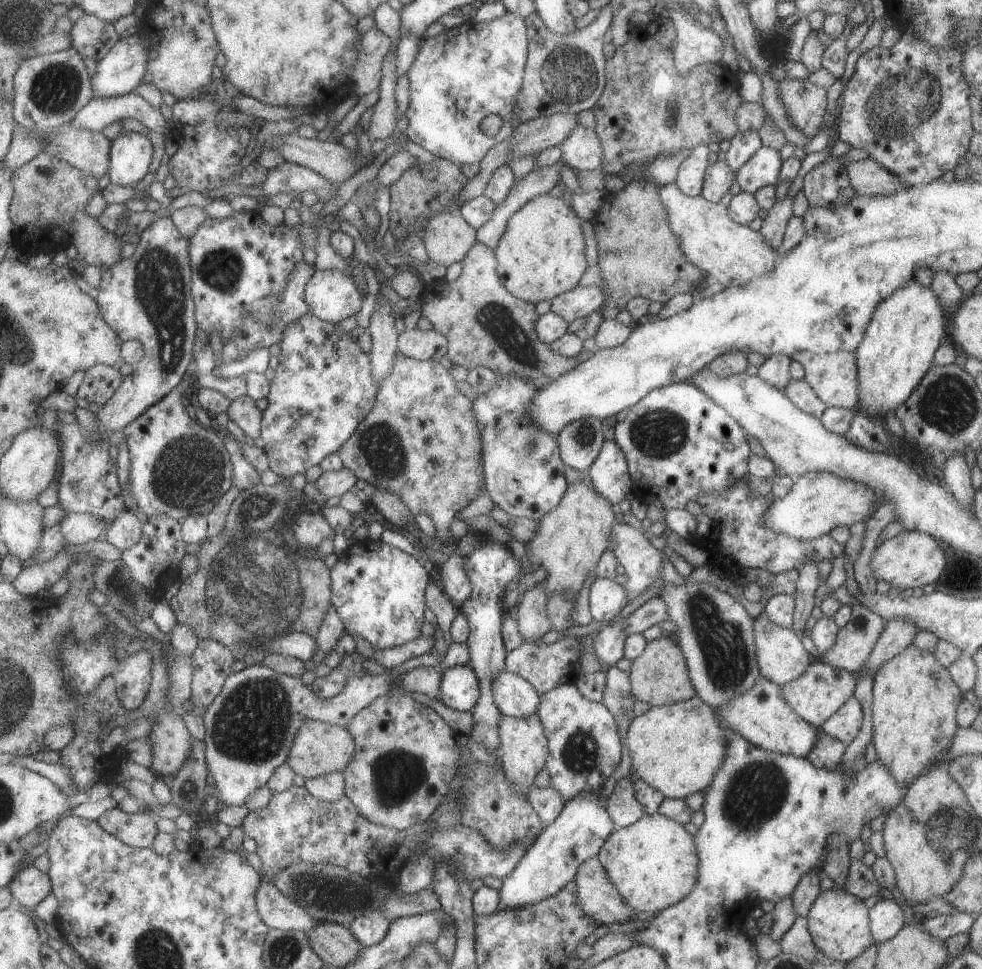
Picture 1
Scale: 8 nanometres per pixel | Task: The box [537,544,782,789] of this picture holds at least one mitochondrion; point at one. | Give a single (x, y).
(726, 661)

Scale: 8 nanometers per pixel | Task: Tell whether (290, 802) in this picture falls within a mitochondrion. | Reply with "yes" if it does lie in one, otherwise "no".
no

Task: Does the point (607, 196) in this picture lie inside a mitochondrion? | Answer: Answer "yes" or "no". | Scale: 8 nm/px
no

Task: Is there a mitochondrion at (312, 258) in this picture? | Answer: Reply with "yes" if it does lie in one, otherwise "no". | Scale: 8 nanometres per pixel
no

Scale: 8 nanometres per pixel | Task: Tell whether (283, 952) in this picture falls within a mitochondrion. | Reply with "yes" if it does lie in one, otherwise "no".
yes

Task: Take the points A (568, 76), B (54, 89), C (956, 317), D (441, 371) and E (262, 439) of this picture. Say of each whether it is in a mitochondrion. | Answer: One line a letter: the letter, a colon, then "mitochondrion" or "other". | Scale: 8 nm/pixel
A: mitochondrion
B: mitochondrion
C: other
D: other
E: other

